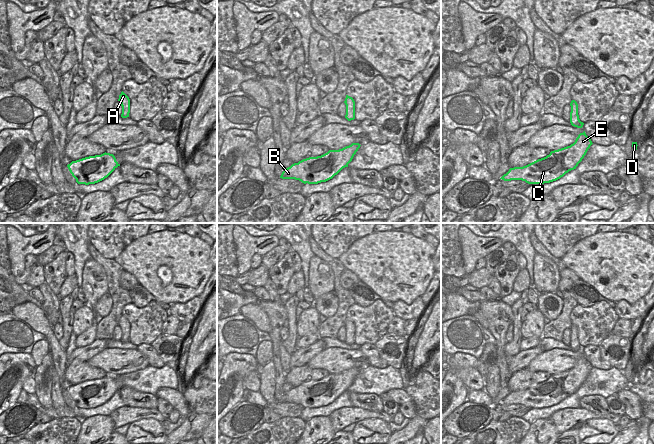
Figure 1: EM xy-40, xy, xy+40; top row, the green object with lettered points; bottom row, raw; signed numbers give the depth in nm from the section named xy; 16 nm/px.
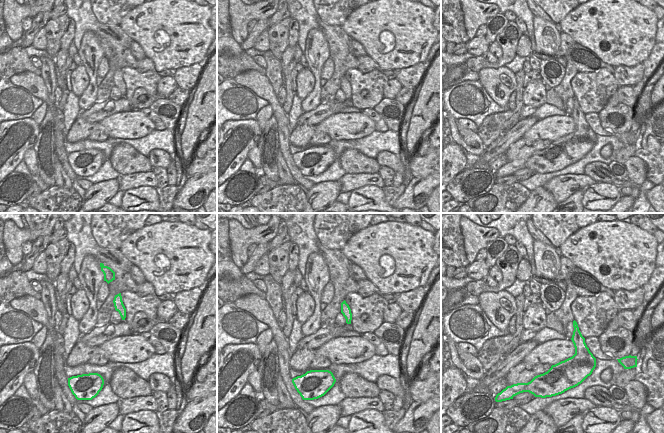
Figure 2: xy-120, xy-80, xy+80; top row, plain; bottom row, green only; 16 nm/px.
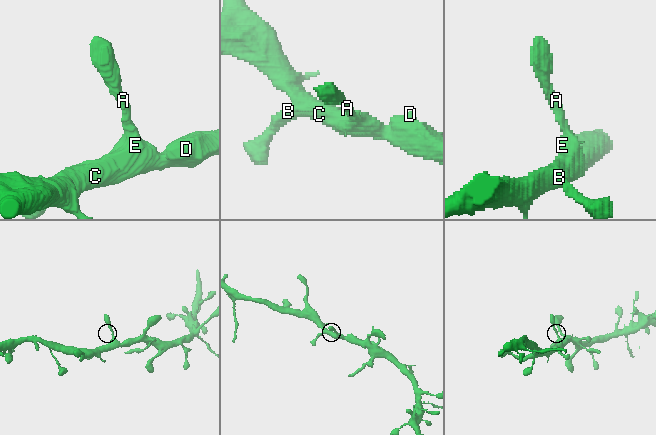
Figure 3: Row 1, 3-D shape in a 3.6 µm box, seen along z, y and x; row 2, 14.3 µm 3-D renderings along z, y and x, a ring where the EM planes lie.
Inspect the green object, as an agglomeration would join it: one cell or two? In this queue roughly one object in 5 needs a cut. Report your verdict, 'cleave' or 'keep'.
keep

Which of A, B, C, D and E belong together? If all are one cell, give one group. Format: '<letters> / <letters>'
A B C D E

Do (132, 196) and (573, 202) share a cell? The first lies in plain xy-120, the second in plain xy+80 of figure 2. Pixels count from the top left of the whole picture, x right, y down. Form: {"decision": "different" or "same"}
{"decision": "different"}

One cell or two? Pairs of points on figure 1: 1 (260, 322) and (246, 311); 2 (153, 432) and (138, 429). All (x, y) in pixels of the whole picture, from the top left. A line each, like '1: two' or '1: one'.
1: one
2: one

